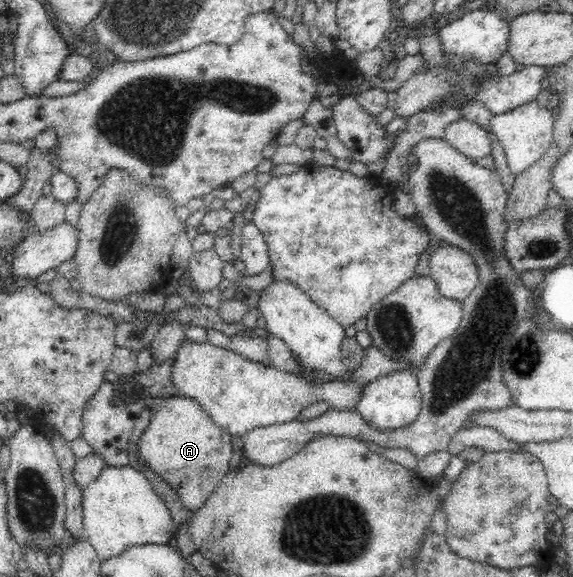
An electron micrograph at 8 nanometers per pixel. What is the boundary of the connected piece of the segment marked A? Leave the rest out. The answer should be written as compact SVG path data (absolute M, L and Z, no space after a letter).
M167 396L162 408L151 416L137 446L141 460L175 489L180 502L197 511L228 476L232 458L232 435L220 428L193 398Z

